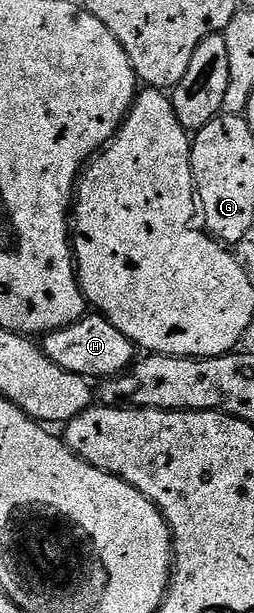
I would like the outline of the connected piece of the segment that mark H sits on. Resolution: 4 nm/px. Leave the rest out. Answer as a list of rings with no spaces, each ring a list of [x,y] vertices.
[[[85,315],[75,325],[56,329],[43,338],[44,354],[58,367],[89,379],[112,379],[125,372],[133,364],[134,346],[118,327],[114,327],[99,315]]]

